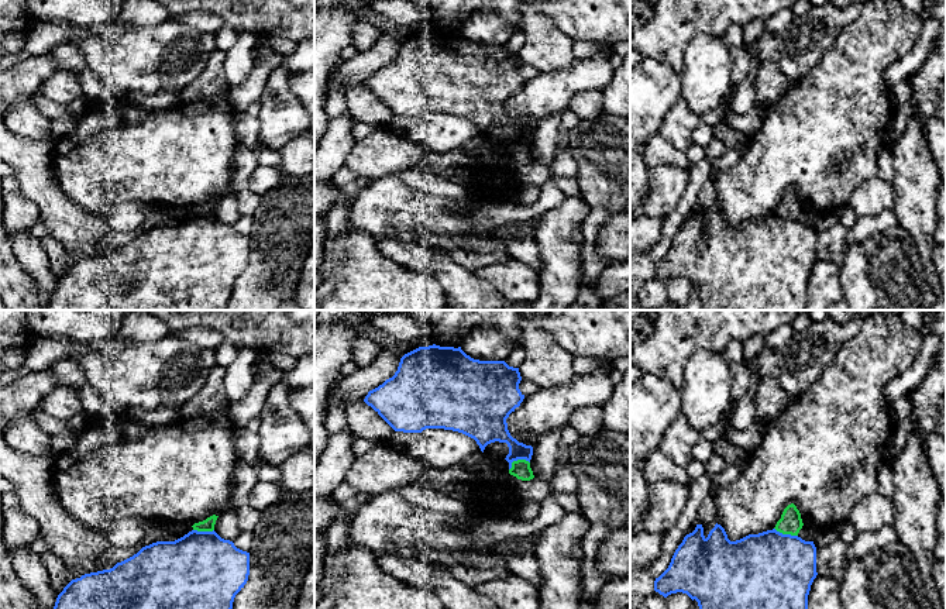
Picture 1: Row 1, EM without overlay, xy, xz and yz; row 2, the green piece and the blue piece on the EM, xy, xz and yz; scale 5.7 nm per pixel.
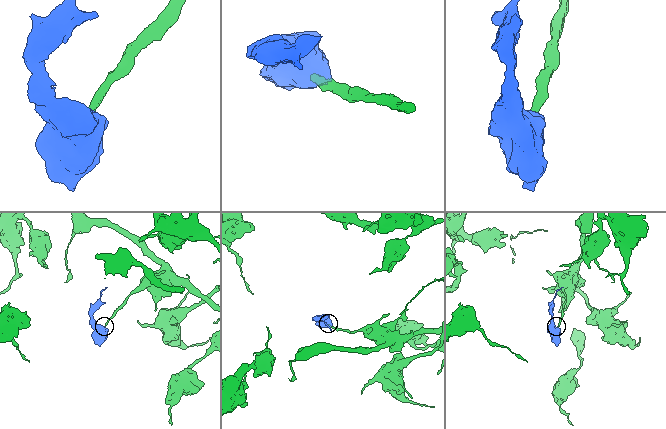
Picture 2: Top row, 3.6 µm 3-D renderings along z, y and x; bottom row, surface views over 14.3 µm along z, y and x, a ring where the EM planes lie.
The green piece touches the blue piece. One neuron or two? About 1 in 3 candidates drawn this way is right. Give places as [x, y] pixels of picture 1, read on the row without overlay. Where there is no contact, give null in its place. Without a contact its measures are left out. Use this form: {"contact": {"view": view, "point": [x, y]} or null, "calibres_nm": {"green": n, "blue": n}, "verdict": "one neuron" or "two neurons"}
{"contact": {"view": "xz", "point": [518, 144]}, "calibres_nm": {"green": 110, "blue": 190}, "verdict": "two neurons"}

